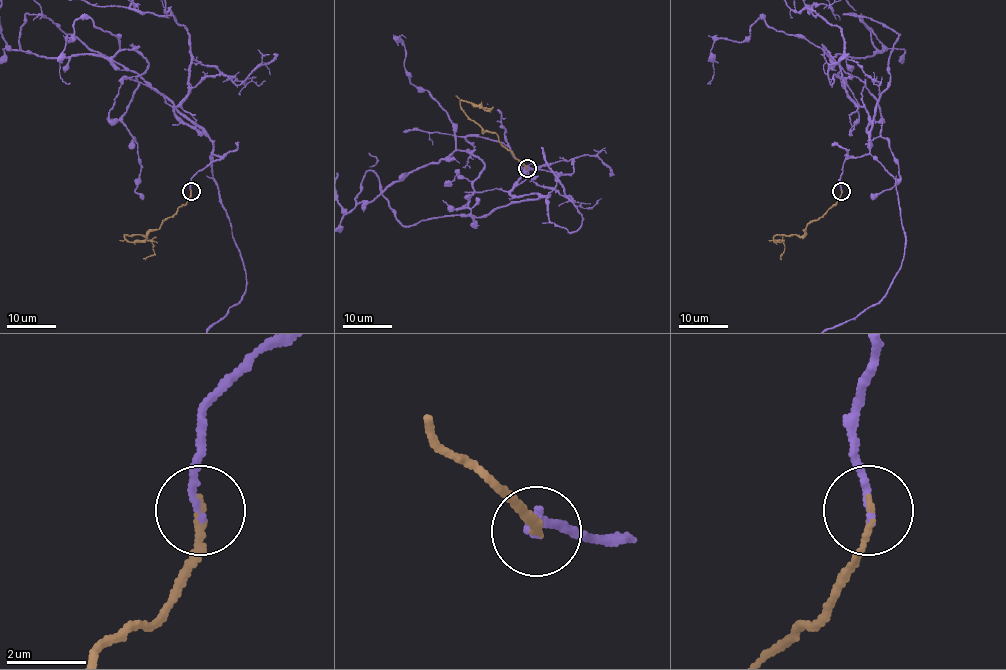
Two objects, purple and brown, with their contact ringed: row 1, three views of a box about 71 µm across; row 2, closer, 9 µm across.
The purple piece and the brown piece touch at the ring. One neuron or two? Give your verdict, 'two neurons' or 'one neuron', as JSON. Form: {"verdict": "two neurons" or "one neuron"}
{"verdict": "one neuron"}

